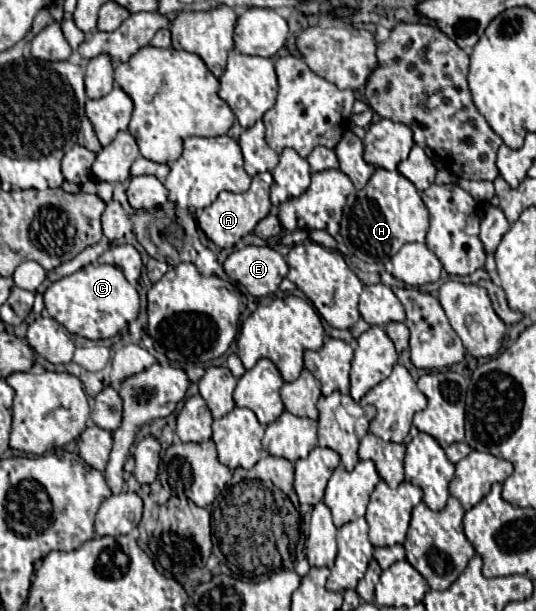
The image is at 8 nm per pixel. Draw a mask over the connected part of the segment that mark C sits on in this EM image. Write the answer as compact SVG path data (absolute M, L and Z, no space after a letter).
M86 265L80 271L54 281L44 291L44 303L52 319L64 325L70 333L92 341L114 337L136 319L140 311L138 291L114 265Z

